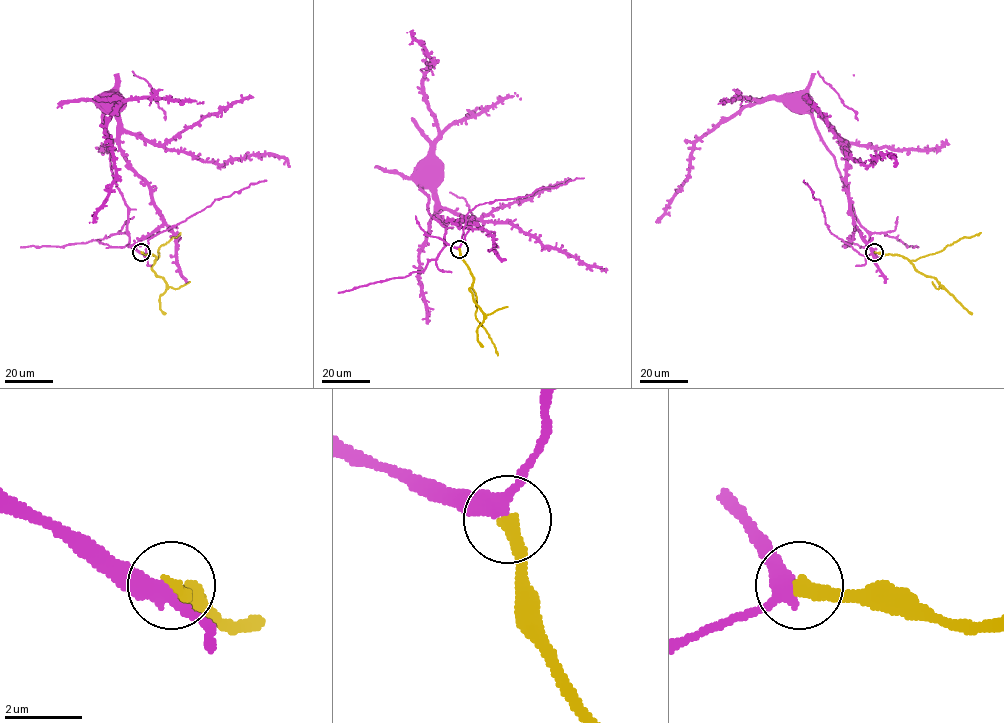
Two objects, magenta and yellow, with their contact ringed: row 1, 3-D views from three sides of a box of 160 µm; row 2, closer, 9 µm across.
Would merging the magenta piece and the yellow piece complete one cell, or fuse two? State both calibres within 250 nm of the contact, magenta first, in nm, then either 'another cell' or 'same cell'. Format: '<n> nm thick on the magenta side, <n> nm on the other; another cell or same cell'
360 nm thick on the magenta side, 400 nm on the other; same cell

